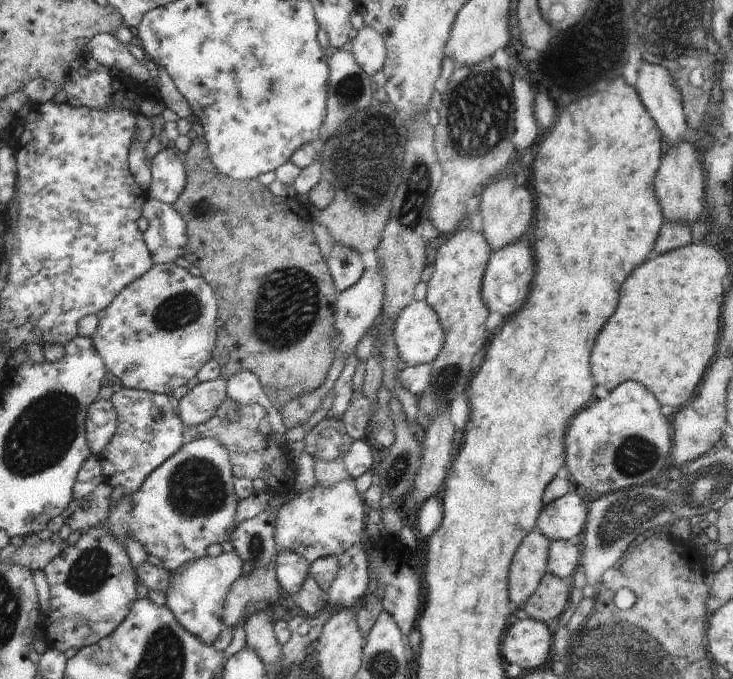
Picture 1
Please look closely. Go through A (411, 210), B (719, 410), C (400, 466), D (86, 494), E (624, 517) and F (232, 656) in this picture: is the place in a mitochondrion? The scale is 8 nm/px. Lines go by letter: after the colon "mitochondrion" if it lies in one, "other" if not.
A: mitochondrion
B: other
C: mitochondrion
D: other
E: mitochondrion
F: other

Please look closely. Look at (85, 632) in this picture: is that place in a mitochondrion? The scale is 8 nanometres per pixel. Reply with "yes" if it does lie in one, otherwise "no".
no

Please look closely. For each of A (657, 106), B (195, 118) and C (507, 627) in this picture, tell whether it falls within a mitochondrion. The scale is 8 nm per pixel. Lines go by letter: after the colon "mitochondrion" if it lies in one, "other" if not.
A: other
B: other
C: other

